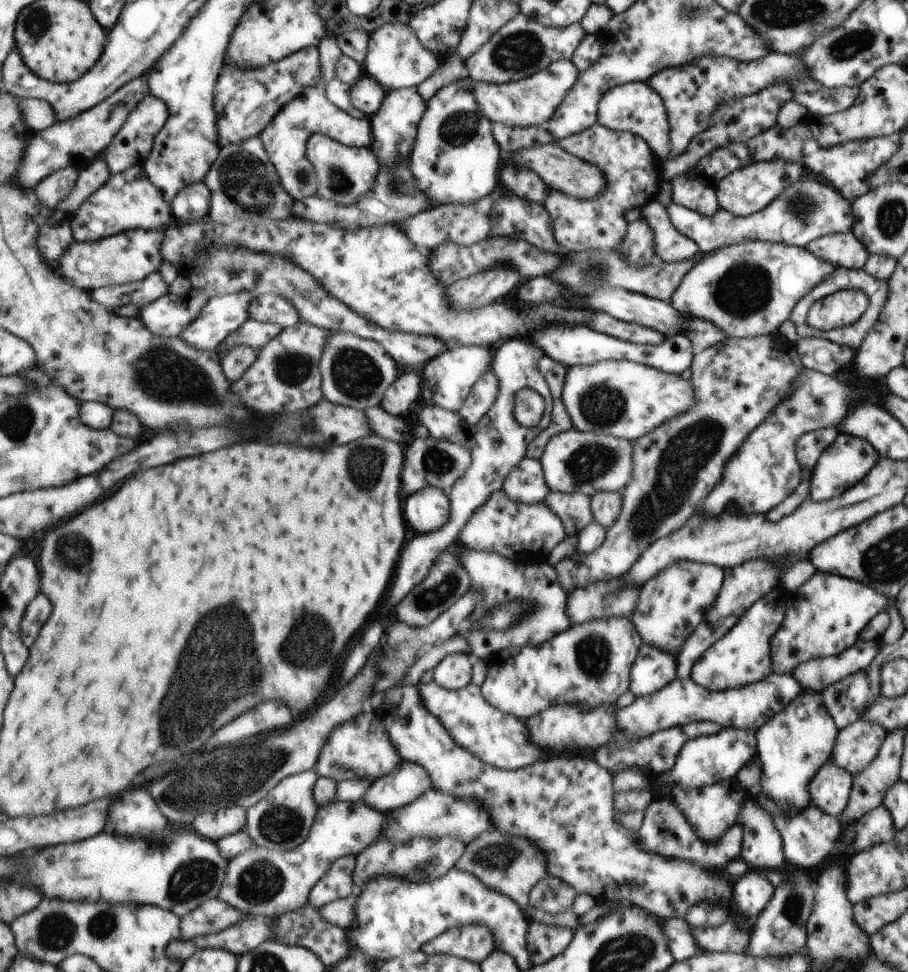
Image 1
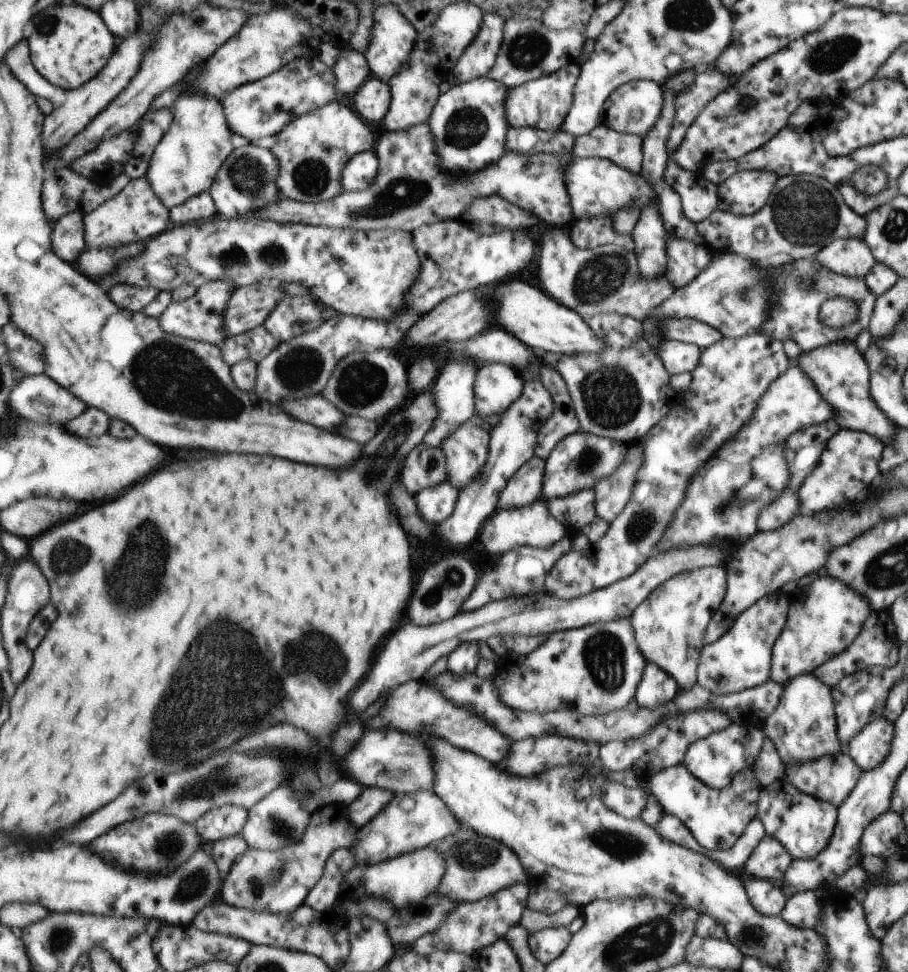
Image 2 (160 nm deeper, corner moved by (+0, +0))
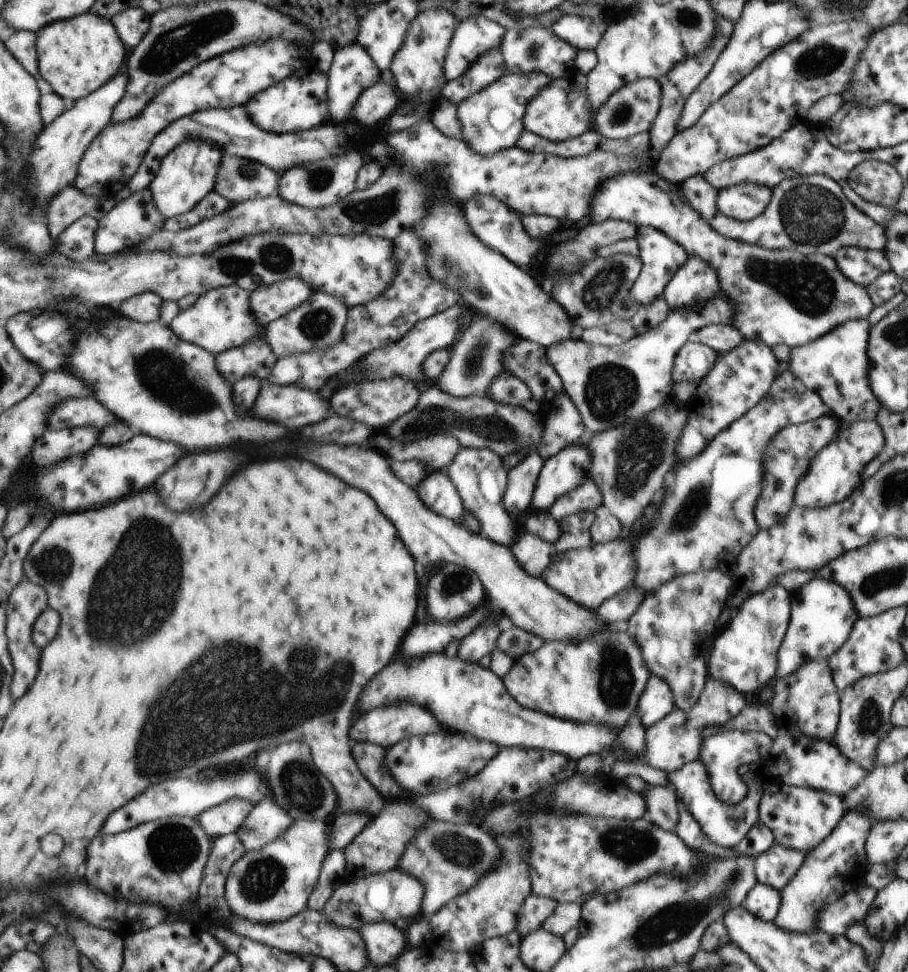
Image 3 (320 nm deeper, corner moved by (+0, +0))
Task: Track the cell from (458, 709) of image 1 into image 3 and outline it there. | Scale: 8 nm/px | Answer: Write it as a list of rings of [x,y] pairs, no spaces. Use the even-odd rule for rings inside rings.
[[[401,702],[389,708],[377,708],[373,712],[363,714],[363,718],[355,722],[355,728],[351,728],[351,738],[353,742],[373,742],[373,744],[381,744],[383,748],[391,748],[397,742],[407,740],[407,736],[423,736],[423,734],[435,734],[435,732],[443,732],[443,728],[437,724],[429,708]]]

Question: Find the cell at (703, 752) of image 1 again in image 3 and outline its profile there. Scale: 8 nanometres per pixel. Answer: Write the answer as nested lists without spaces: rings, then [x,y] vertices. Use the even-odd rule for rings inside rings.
[[[727,726],[725,730],[719,730],[712,736],[702,740],[699,762],[703,764],[706,773],[709,774],[710,785],[719,800],[727,804],[737,804],[747,795],[747,786],[743,784],[740,775],[740,768],[745,765],[764,762],[774,749],[774,743],[765,734],[752,731],[749,728]]]

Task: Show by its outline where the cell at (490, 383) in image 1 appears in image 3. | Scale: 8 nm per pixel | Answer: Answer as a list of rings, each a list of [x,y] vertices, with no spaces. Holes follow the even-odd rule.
[[[506,371],[495,376],[489,390],[483,396],[497,402],[497,404],[520,407],[531,399],[527,386]]]

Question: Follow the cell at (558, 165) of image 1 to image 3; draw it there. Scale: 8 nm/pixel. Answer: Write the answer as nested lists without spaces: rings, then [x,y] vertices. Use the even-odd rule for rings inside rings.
[[[654,170],[649,172],[621,172],[621,174],[603,180],[598,191],[591,196],[591,223],[603,223],[606,219],[623,220],[637,226],[651,226],[665,234],[675,247],[683,248],[686,254],[701,257],[707,265],[714,268],[721,292],[733,302],[735,316],[731,326],[738,330],[746,340],[761,341],[770,347],[784,344],[787,347],[802,347],[805,344],[829,334],[835,327],[851,320],[865,320],[874,304],[870,300],[869,291],[862,285],[854,284],[845,276],[833,261],[832,257],[820,254],[803,255],[799,252],[759,248],[755,244],[731,240],[720,236],[710,228],[689,202],[682,196],[681,185],[659,177]]]

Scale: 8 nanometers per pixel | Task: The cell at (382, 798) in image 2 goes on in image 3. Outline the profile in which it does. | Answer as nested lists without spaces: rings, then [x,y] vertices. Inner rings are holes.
[[[342,812],[339,814],[339,818],[336,818],[333,832],[331,832],[331,850],[343,850],[350,847],[354,843],[355,838],[363,832],[363,828],[366,828],[371,818],[363,816],[361,812]]]

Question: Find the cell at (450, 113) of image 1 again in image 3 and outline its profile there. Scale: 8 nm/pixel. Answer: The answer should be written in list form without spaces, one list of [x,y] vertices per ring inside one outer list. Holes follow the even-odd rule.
[[[504,74],[479,92],[473,92],[457,105],[459,120],[463,124],[463,138],[471,152],[479,156],[491,156],[497,152],[515,147],[519,136],[525,130],[524,119],[529,103],[539,93],[539,88],[546,88],[552,79],[545,74],[523,75]]]

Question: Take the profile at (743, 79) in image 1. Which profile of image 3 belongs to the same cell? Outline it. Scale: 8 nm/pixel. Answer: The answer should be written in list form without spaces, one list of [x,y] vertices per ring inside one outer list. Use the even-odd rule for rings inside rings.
[[[702,176],[691,177],[680,183],[682,196],[689,202],[691,209],[699,214],[705,221],[718,212],[715,200],[718,190],[710,186]]]

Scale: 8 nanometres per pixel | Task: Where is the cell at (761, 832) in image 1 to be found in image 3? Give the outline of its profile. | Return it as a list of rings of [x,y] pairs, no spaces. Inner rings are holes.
[[[771,844],[766,852],[759,854],[753,860],[757,882],[781,891],[794,879],[795,872],[802,867],[805,855],[794,849],[785,848],[781,844]]]

